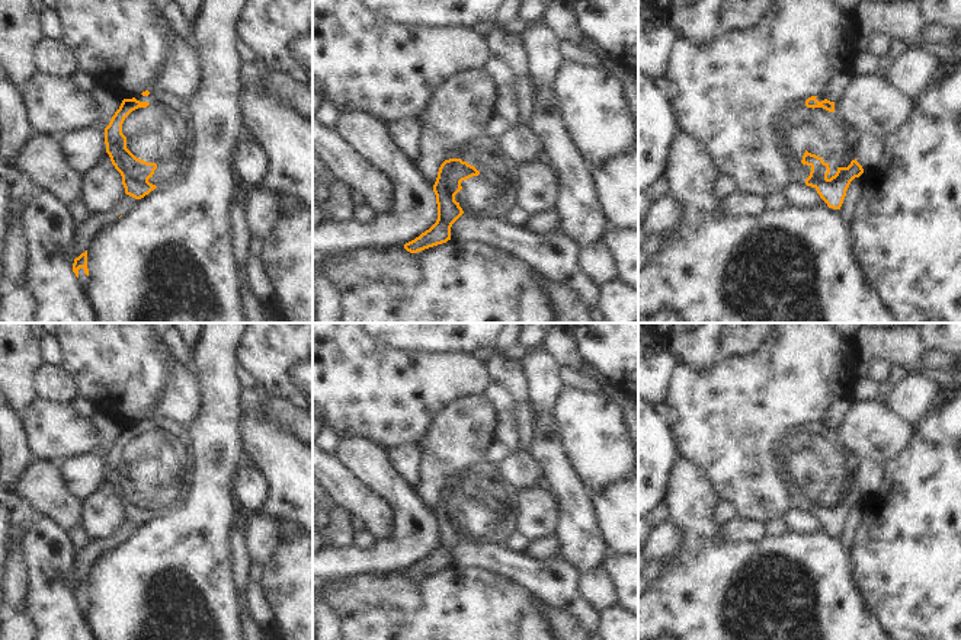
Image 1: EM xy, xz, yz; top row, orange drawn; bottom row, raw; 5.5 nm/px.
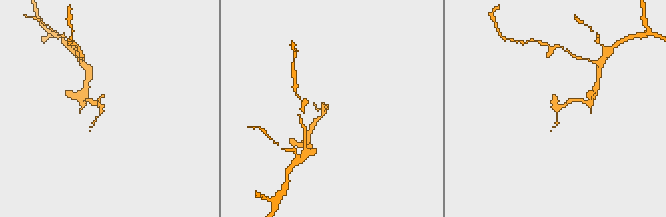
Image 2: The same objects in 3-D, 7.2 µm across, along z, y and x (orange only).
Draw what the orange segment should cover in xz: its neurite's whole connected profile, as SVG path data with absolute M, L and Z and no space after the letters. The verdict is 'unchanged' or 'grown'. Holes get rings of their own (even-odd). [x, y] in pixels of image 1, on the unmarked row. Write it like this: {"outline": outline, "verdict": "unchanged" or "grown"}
{"outline": "M449 484L439 493L433 518L438 529L438 545L429 556L404 570L410 579L451 566L451 553L464 540L459 531L474 531L484 527L491 518L491 508L487 499L480 499L467 487Z", "verdict": "grown"}

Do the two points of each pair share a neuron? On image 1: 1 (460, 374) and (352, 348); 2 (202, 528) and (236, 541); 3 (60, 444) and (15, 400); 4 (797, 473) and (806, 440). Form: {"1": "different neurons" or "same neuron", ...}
{"1": "same neuron", "2": "different neurons", "3": "different neurons", "4": "same neuron"}

